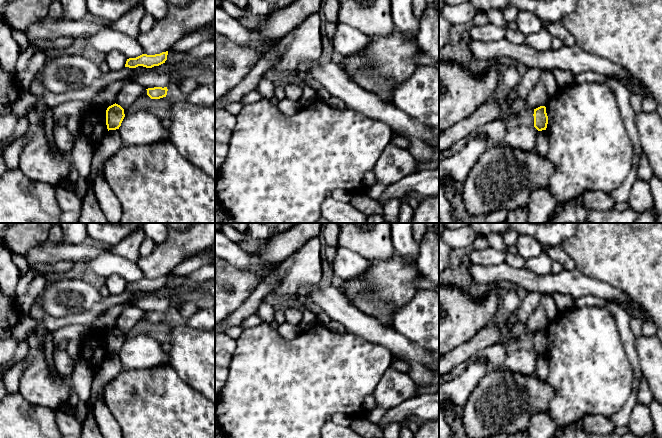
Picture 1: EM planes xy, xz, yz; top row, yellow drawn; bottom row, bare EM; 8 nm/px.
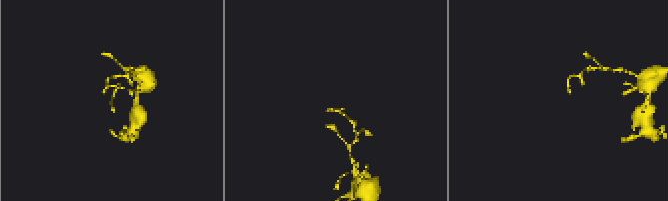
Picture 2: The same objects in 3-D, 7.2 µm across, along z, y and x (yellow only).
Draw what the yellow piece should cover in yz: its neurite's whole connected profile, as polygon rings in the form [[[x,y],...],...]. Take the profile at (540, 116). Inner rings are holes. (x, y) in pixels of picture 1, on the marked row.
[[[540,106],[534,109],[534,127],[538,131],[546,130],[548,124],[548,116],[546,113],[546,107]]]

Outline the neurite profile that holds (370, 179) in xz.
[[[369,171],[364,176],[364,187],[367,189],[377,183],[376,176],[373,171]]]

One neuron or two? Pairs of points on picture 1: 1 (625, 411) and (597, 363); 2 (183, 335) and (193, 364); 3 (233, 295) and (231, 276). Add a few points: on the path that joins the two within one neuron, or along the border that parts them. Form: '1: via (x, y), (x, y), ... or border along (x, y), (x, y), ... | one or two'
1: border along (631, 385), (632, 389), (629, 398), (609, 417) | two
2: via (186, 342), (193, 351), (193, 357) | one
3: via (234, 290), (231, 287), (231, 281) | one

